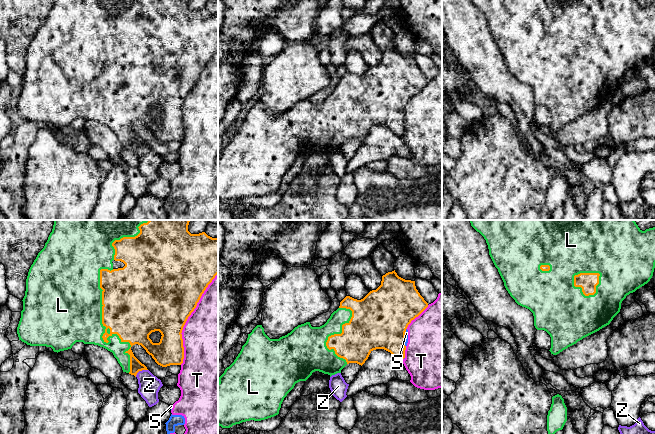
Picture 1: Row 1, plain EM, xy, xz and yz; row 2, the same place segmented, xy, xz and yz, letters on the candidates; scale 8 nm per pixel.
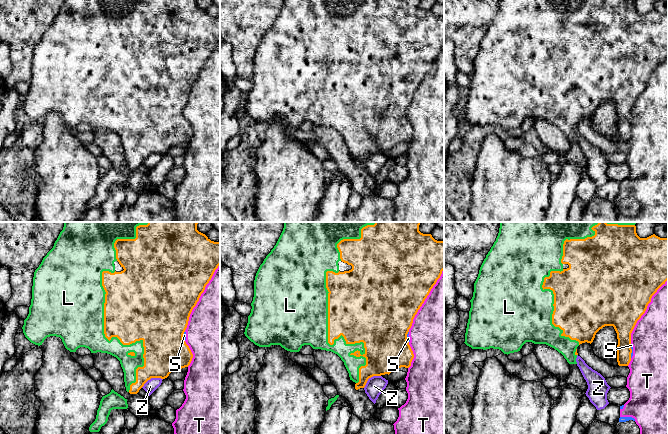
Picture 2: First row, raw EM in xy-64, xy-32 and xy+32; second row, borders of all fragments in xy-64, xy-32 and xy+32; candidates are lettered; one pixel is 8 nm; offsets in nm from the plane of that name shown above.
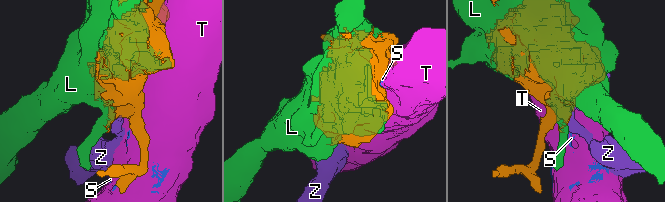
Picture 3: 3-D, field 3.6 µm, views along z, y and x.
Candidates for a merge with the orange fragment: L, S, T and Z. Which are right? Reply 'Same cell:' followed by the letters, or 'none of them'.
Same cell: L

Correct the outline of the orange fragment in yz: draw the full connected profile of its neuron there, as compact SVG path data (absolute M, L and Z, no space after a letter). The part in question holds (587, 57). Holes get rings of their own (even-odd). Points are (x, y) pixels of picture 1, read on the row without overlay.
M471 0L488 21L489 31L498 45L504 62L515 78L529 85L534 92L537 106L546 107L551 113L550 128L557 131L583 114L610 100L620 88L621 79L630 69L647 60L655 44L655 3L642 7L637 0Z

